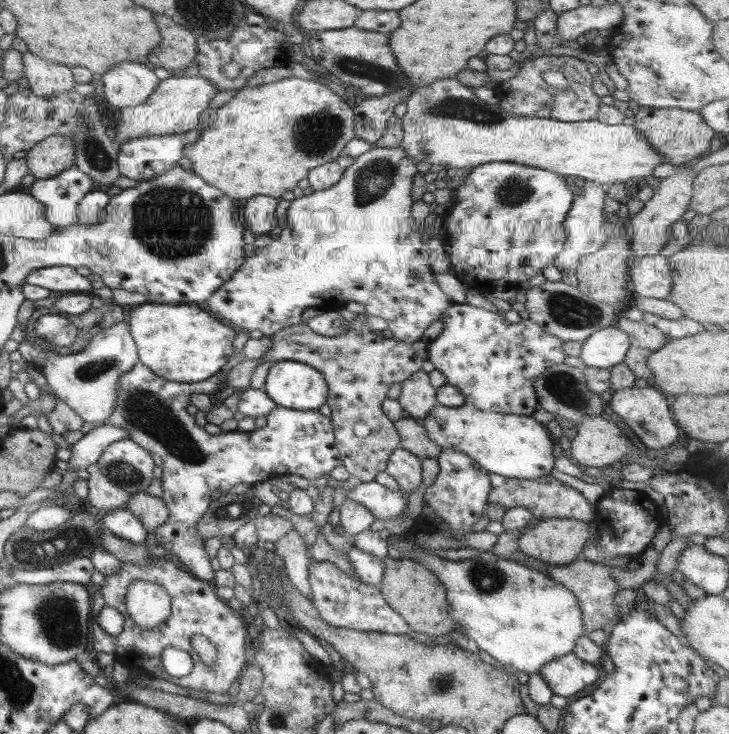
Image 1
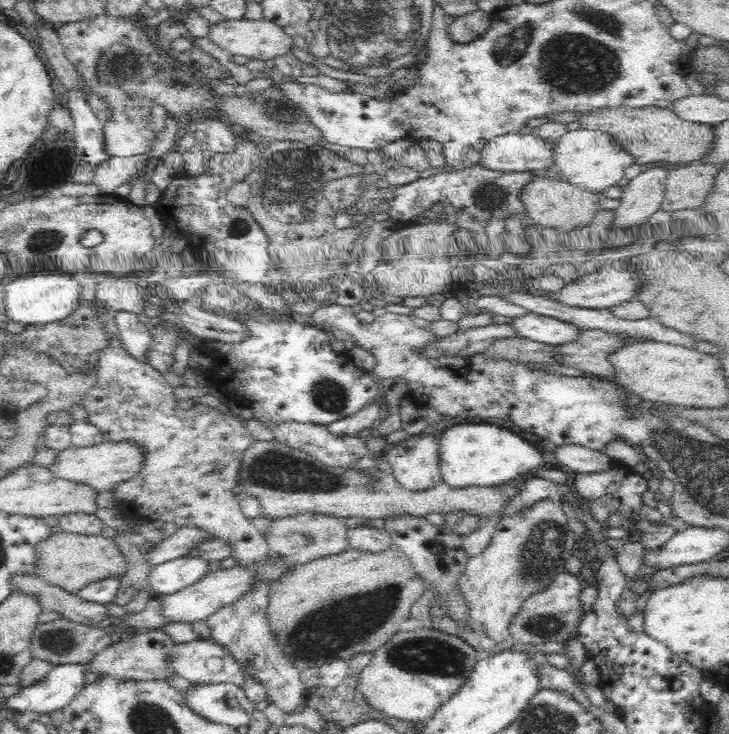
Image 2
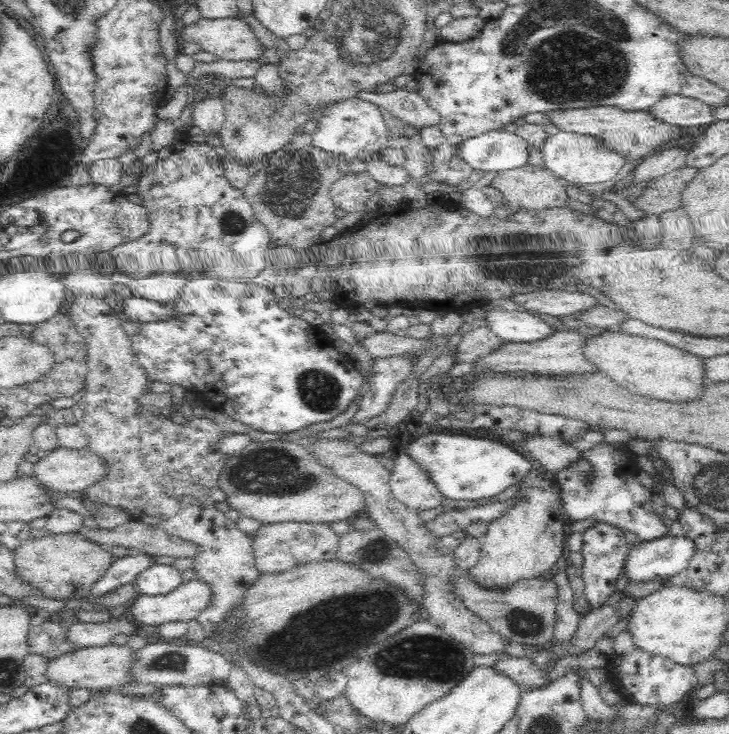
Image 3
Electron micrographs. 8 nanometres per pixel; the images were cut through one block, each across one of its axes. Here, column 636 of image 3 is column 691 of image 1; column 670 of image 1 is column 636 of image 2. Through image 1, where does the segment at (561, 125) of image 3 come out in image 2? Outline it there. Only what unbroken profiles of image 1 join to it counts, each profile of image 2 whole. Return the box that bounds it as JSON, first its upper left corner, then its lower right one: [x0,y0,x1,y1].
[577,106,712,164]

